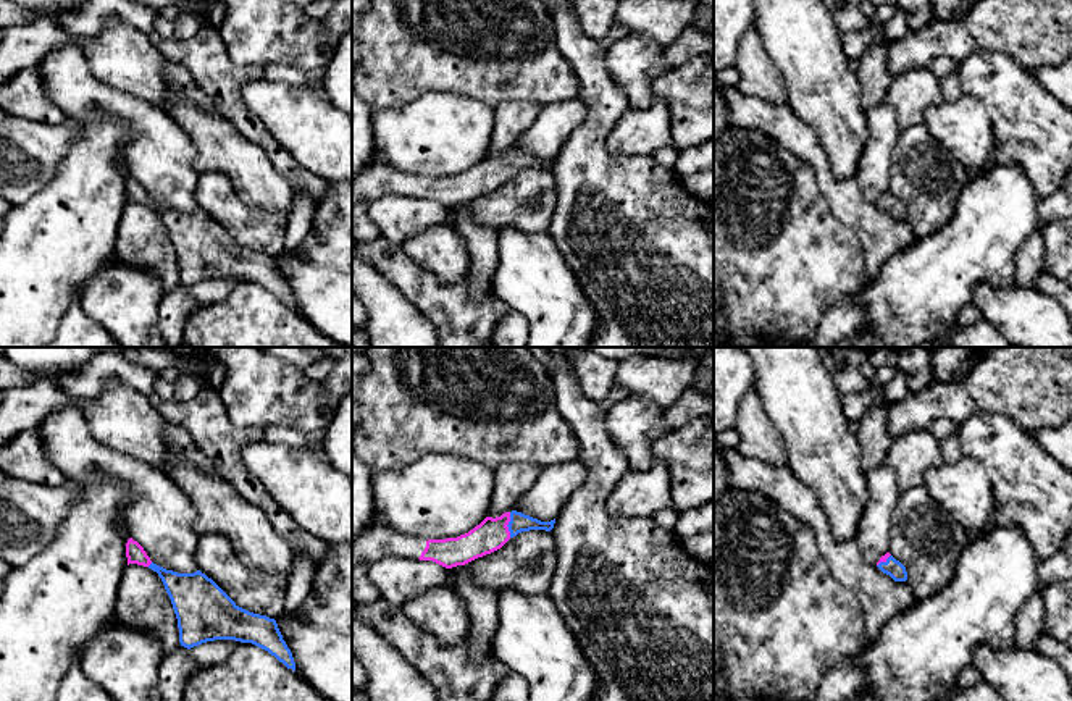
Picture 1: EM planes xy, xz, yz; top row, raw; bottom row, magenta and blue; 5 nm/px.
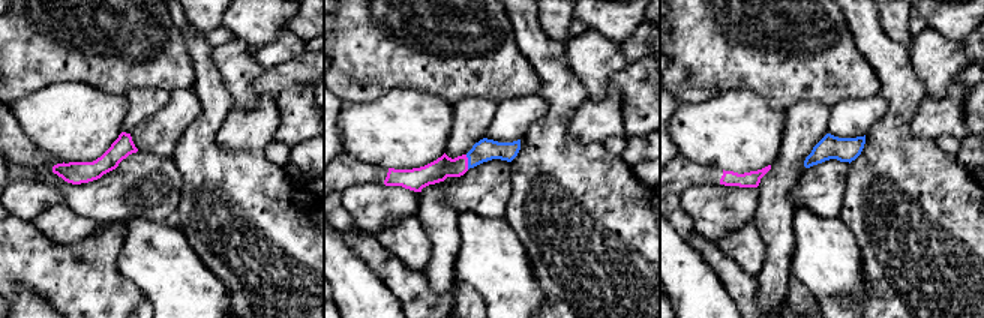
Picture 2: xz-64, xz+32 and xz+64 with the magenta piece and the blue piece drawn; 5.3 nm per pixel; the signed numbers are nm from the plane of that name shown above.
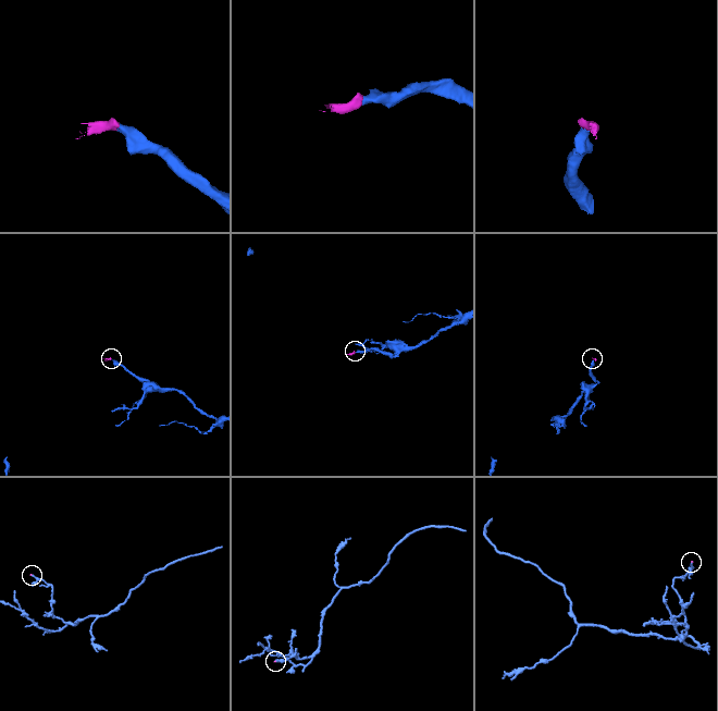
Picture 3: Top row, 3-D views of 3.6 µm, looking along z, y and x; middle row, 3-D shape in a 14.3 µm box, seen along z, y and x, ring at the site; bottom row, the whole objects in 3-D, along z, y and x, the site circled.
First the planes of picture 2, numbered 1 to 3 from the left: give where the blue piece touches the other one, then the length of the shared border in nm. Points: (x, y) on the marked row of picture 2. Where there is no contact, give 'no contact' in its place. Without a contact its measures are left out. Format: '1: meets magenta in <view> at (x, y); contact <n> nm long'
1: no contact
2: meets magenta in xz+32 at (467, 162); contact 80 nm long
3: no contact

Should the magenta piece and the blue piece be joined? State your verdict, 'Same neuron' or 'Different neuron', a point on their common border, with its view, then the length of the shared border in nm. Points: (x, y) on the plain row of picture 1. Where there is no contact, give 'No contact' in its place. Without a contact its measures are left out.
Same neuron. Touches magenta at xz (507, 162). Shared border 130 nm

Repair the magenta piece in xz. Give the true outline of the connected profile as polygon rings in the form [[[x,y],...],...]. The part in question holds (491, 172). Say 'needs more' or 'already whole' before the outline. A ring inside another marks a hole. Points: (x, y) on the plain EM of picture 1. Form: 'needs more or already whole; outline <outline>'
needs more; outline [[[512,149],[496,157],[486,155],[468,171],[446,178],[423,178],[371,162],[352,181],[352,205],[358,200],[371,202],[383,195],[404,194],[433,199],[446,207],[452,207],[500,187],[510,176],[521,170],[551,170],[554,162],[555,157],[541,160]]]

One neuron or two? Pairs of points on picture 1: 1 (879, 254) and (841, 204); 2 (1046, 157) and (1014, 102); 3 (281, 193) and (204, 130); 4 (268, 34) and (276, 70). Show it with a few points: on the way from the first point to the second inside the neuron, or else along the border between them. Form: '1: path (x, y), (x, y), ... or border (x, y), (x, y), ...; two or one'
1: path (879, 241), (854, 217); one
2: path (1046, 144), (1024, 115); one
3: path (262, 181), (223, 142); one
4: border (265, 65), (288, 63), (305, 71); two

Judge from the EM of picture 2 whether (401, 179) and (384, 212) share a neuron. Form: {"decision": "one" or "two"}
{"decision": "two"}

